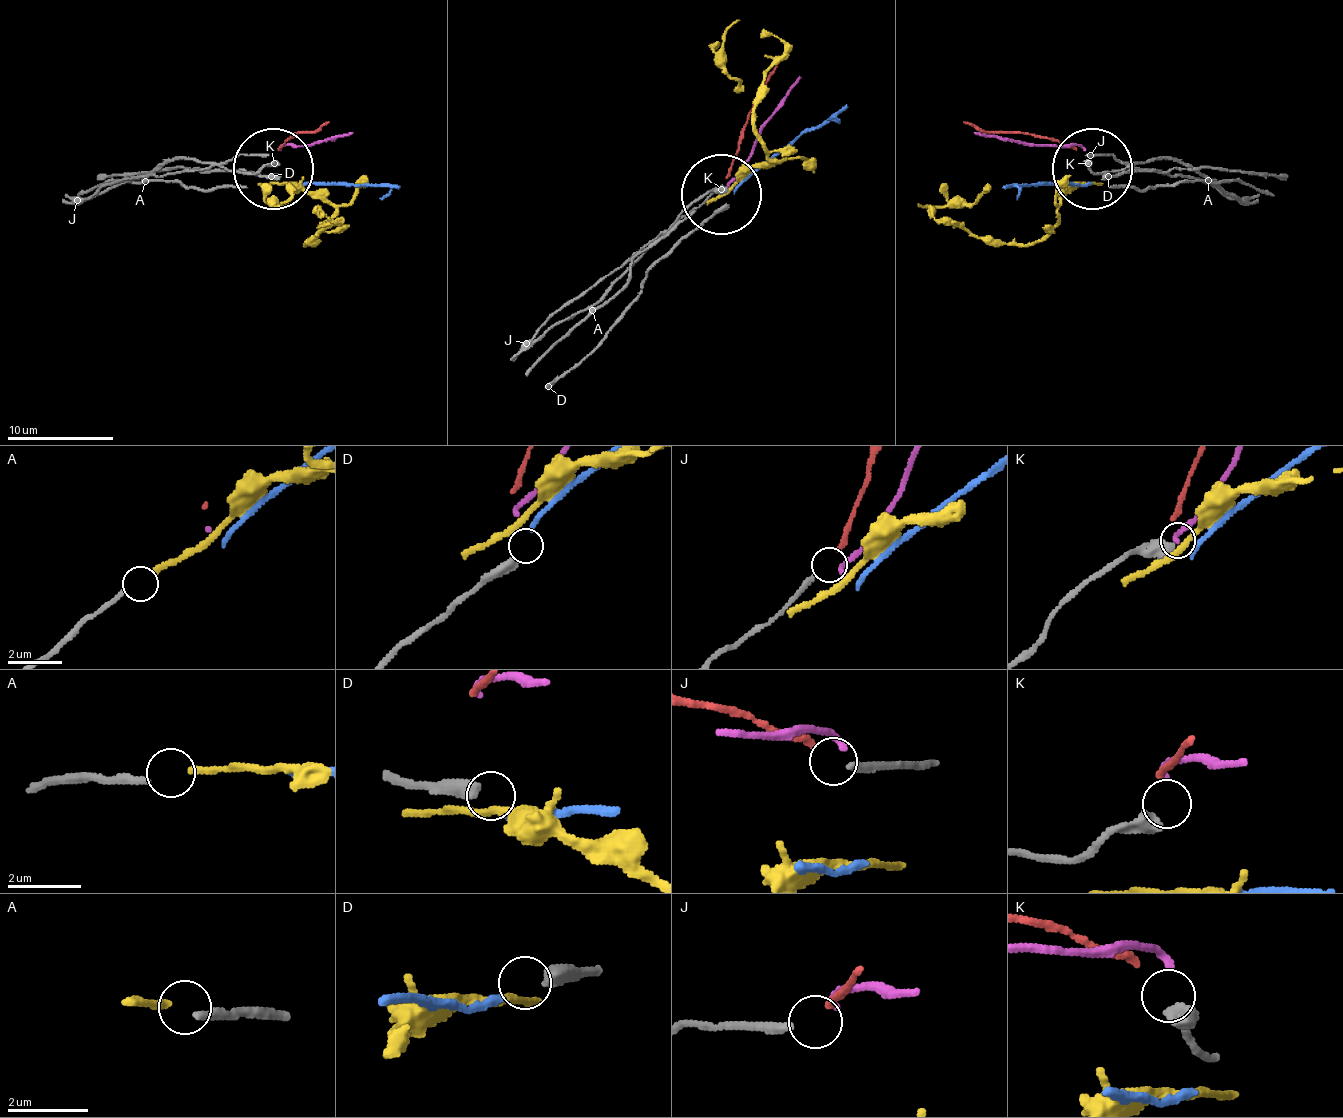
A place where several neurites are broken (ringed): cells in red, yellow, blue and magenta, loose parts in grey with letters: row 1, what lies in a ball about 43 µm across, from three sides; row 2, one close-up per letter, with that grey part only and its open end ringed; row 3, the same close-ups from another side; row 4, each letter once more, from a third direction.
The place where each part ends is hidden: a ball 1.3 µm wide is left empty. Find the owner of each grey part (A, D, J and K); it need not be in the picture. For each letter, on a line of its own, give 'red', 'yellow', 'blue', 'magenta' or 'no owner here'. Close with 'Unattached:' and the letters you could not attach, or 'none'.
A: yellow
D: blue
J: red
K: magenta
Unattached: none

